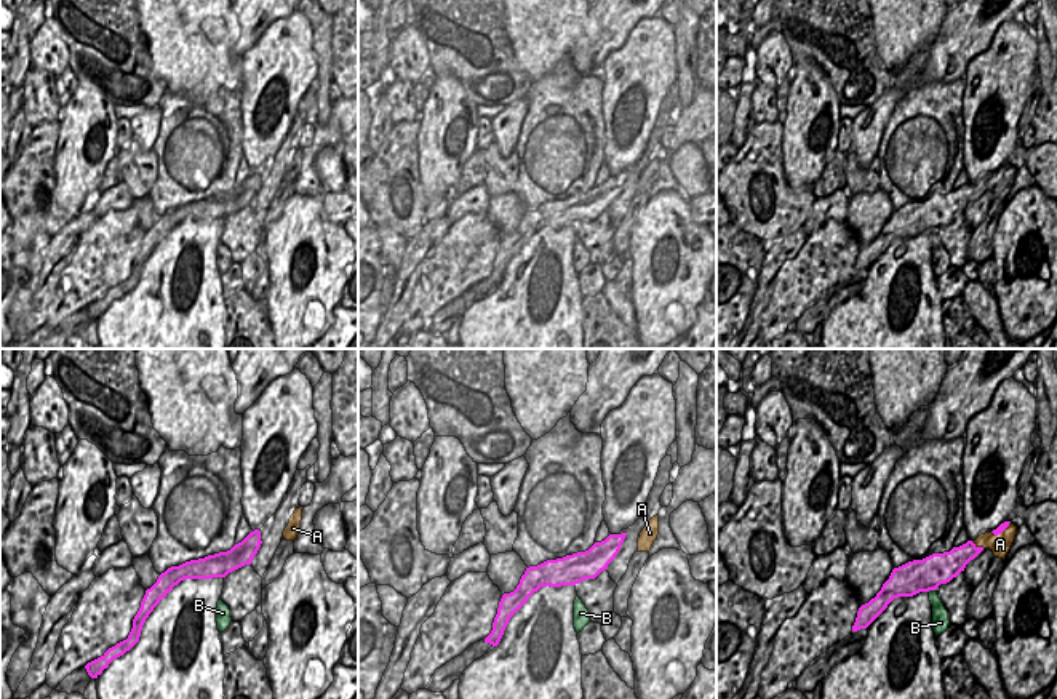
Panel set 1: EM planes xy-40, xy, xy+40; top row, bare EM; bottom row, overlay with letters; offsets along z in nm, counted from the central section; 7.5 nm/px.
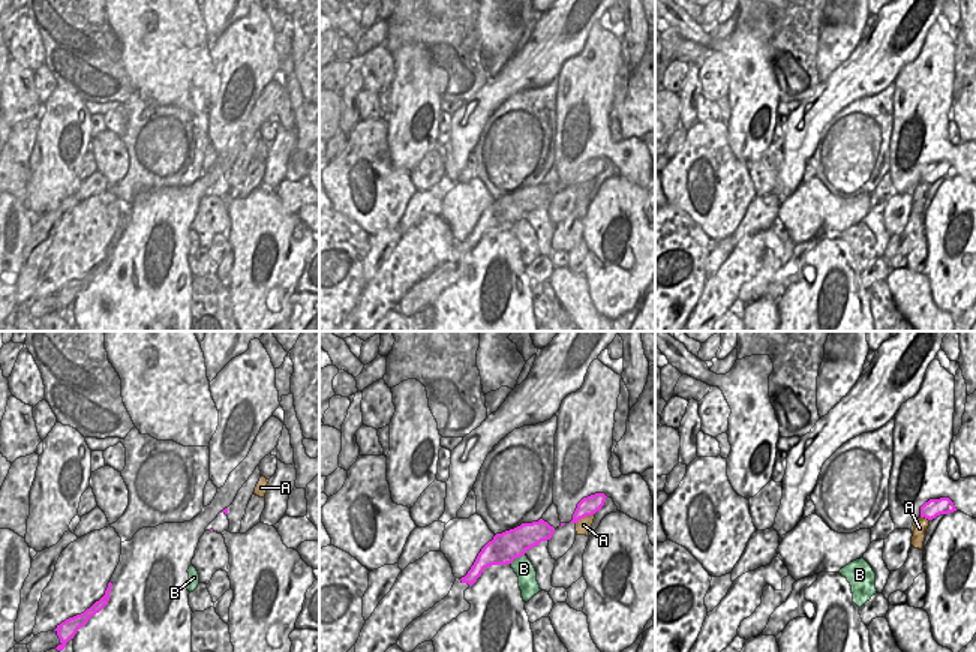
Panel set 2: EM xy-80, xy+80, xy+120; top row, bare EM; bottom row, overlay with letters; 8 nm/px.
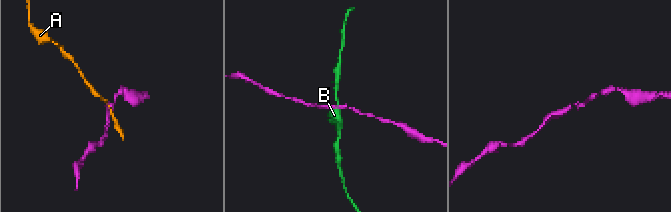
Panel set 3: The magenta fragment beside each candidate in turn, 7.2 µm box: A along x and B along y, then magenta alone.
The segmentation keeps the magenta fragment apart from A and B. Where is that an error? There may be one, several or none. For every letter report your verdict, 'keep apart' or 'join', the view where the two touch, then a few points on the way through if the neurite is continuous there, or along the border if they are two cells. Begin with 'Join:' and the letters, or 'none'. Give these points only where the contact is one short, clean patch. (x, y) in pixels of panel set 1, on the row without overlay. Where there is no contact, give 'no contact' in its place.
Join: none
A: keep apart; meets magenta in xy+40; border along xy+40 (971, 183), (984, 189)
B: keep apart; meets magenta in xy+40; border along xy+40 (934, 231), (928, 232)

